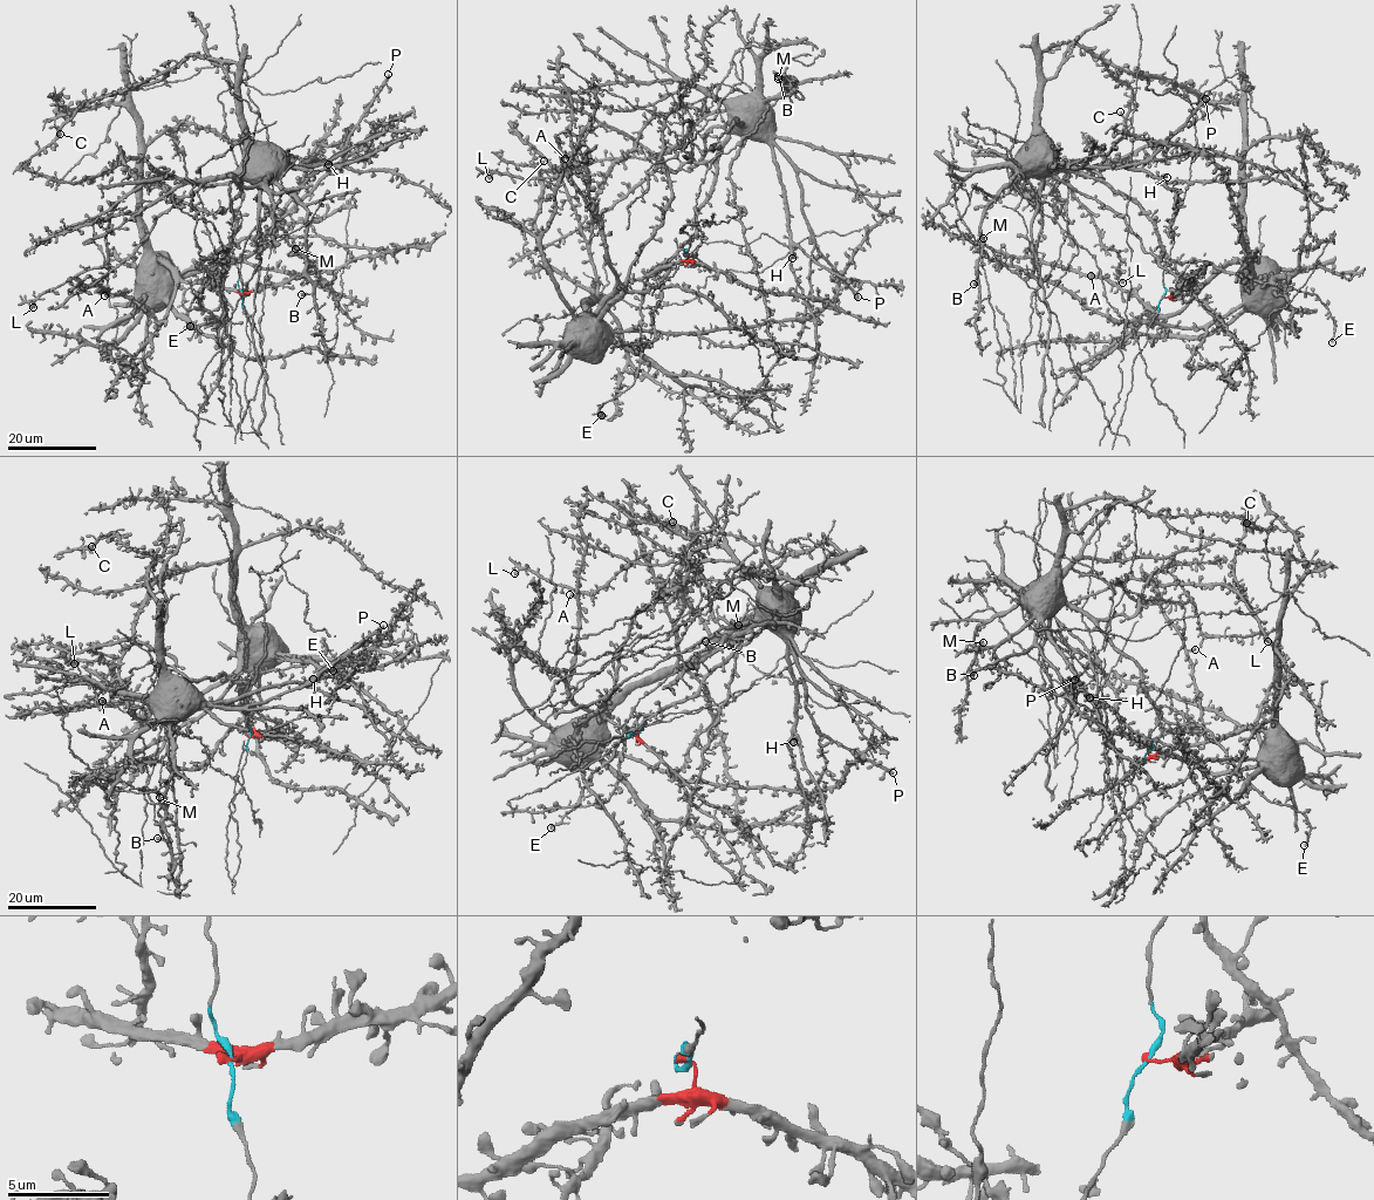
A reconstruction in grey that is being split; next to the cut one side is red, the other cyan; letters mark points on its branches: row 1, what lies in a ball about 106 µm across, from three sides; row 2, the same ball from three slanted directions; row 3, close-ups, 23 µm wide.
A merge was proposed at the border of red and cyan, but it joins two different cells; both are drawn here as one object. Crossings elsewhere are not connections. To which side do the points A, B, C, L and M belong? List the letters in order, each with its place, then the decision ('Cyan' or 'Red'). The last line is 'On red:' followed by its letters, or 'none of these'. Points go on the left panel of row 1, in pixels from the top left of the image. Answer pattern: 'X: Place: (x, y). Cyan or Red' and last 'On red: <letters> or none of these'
A: Place: (104, 295). Red
B: Place: (301, 294). Cyan
C: Place: (60, 134). Cyan
L: Place: (33, 307). Cyan
M: Place: (295, 249). Cyan
On red: A

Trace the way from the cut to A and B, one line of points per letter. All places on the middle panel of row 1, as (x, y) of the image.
A: (686, 252), (685, 260), (658, 265), (622, 284), (608, 259), (580, 165), (575, 158), (565, 158)
B: (686, 252), (681, 249), (694, 237), (696, 211), (712, 184), (722, 142), (794, 83), (778, 76)

